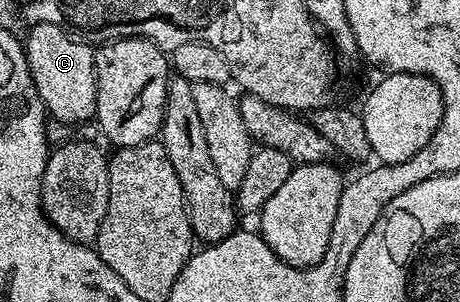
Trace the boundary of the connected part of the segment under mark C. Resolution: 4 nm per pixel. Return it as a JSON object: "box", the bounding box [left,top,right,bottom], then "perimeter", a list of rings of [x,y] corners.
{"box":[23,23,96,123],"perimeter":[[[34,23],[27,30],[28,39],[23,40],[24,56],[45,112],[60,123],[84,123],[87,119],[89,122],[96,114],[95,50],[58,25]]]}

